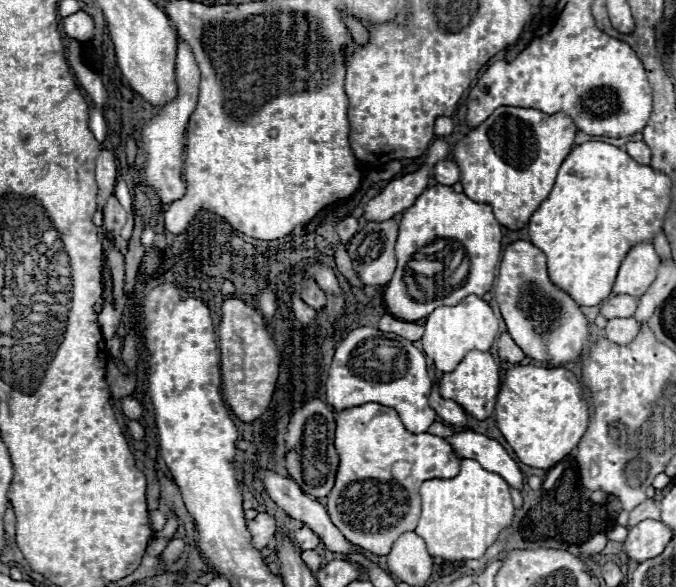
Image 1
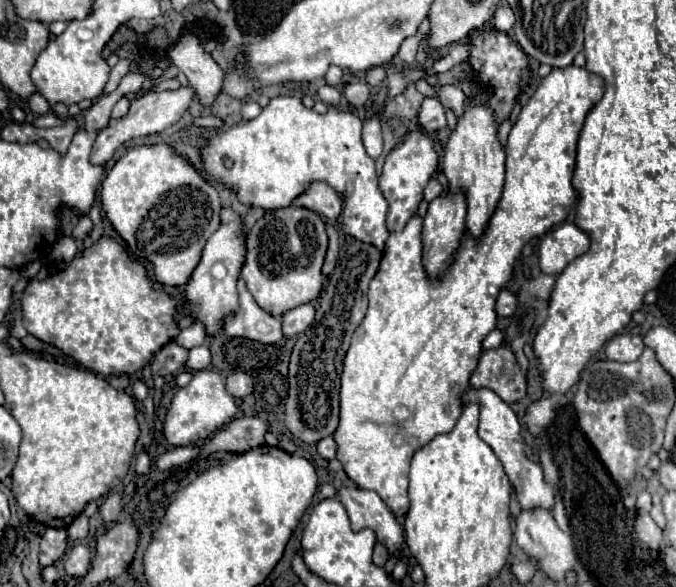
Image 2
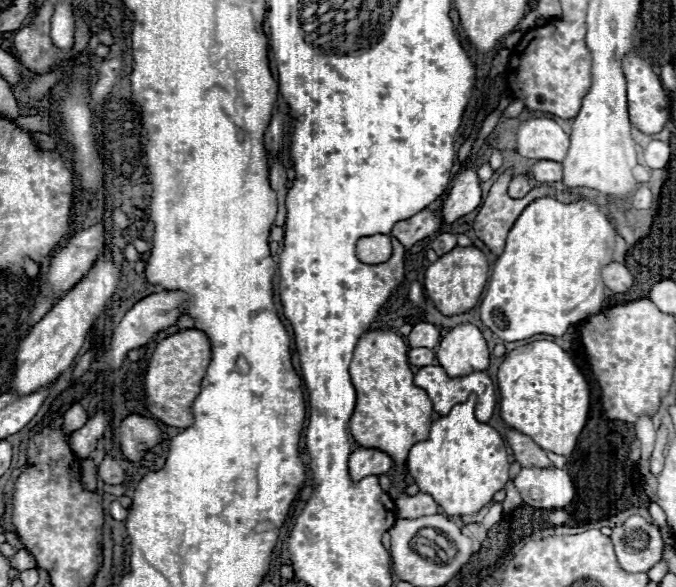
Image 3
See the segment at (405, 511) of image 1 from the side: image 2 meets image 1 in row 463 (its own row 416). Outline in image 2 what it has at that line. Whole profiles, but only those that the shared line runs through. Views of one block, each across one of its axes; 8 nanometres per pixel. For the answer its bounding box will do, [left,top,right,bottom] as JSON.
[334,66,604,516]

